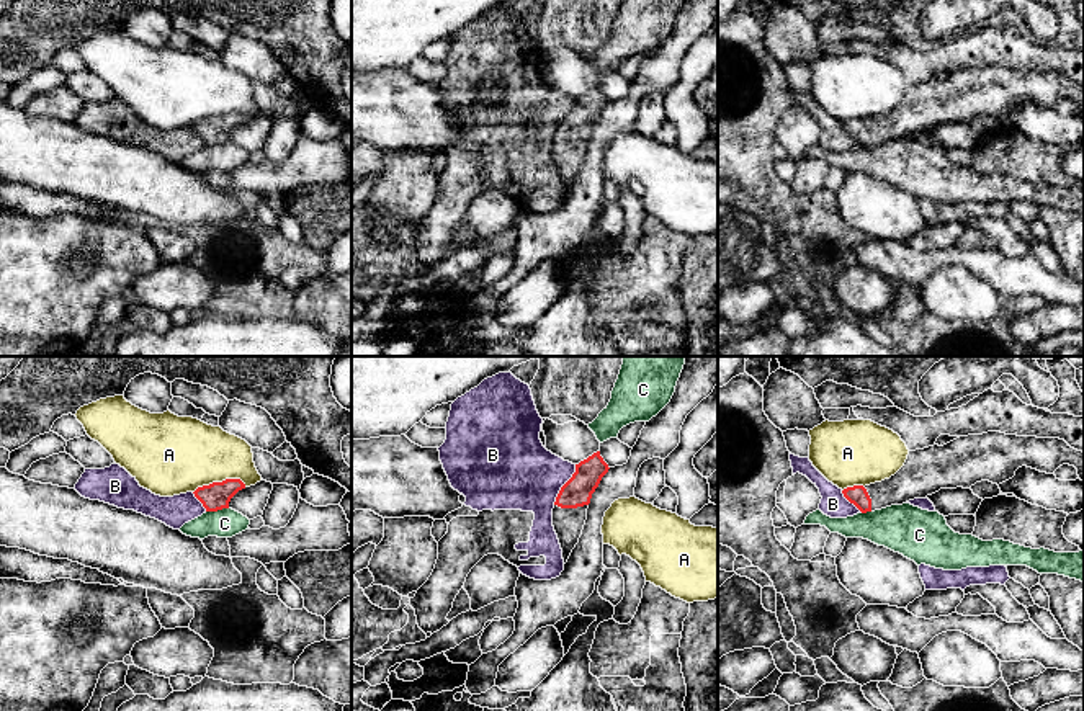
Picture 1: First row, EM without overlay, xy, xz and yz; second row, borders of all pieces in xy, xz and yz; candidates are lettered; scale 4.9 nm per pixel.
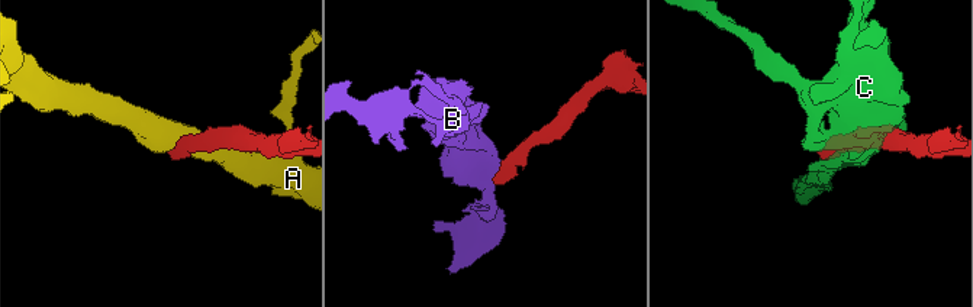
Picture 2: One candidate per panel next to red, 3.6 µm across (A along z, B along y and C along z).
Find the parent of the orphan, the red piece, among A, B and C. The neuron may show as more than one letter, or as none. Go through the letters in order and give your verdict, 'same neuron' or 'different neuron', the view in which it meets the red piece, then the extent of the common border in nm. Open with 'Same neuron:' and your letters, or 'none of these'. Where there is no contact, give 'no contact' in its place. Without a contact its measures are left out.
Same neuron: none of these
A: different neuron | xy | 260 nm
B: different neuron | xz | 240 nm
C: different neuron | xy | 110 nm

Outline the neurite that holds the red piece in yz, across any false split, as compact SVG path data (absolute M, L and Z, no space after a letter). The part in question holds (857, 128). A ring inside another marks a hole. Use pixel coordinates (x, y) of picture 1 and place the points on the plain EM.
M988 65L909 85L904 100L889 113L847 121L842 127L867 147L925 132L940 123L970 123L981 114L999 119L1022 100L1055 108L1063 98L1074 100L1084 114L1084 87L1064 74Z

